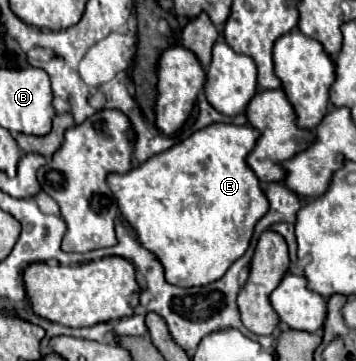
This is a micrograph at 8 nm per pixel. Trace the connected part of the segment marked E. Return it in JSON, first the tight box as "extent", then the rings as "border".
{"extent":[107,123,269,287],"border":[[[213,123],[195,131],[171,149],[149,157],[137,169],[111,173],[107,177],[107,185],[117,199],[121,215],[137,231],[139,243],[163,263],[167,283],[177,287],[195,287],[221,279],[231,263],[237,261],[249,247],[255,223],[269,209],[269,201],[259,187],[259,179],[245,161],[255,147],[257,137],[259,131],[249,125],[239,127]]]}

